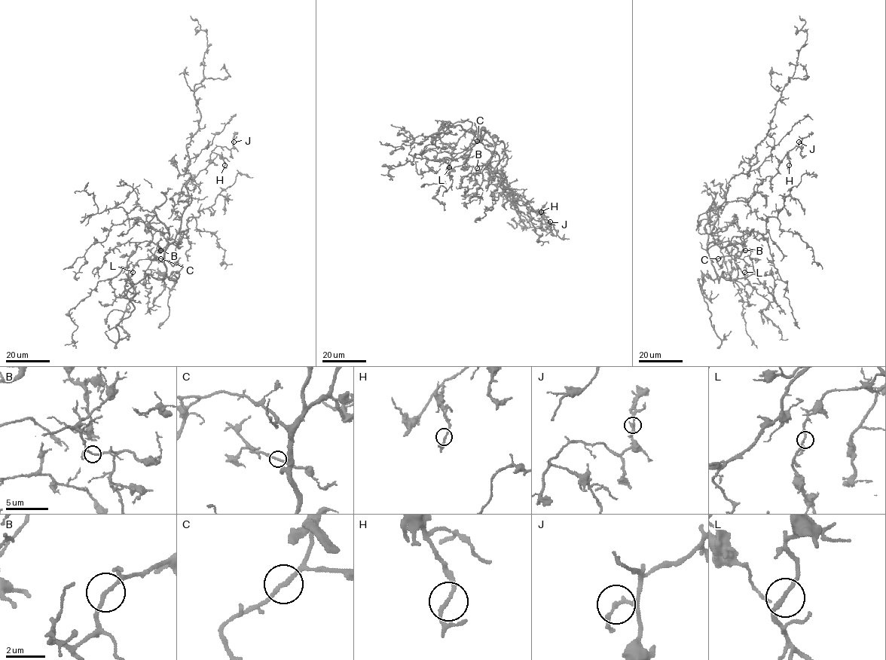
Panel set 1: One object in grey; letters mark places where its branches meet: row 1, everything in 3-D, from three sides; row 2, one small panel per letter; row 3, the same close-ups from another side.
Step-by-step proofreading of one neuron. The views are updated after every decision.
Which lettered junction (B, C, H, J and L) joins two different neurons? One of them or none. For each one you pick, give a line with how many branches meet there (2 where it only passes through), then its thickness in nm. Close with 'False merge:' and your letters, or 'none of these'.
False merge: none of these

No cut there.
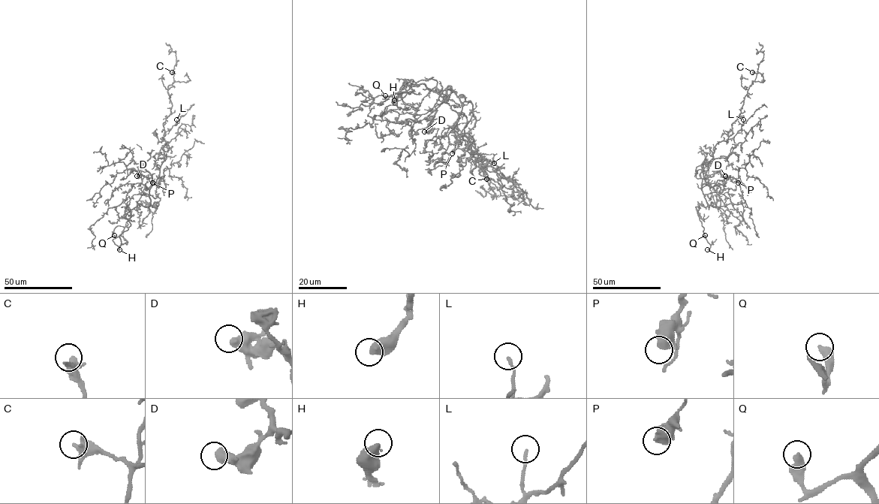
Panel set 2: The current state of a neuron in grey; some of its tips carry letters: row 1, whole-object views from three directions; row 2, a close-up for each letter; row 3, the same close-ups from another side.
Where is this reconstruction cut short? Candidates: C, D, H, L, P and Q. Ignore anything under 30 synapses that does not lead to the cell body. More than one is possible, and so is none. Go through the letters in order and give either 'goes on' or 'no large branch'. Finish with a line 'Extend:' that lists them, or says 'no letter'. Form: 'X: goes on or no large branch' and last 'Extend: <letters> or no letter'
C: no large branch
D: no large branch
H: goes on
L: no large branch
P: no large branch
Q: no large branch
Extend: H

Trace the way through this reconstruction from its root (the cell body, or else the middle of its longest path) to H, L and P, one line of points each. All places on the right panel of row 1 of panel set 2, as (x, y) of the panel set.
H: (710, 161), (702, 187), (707, 206), (701, 203), (697, 212), (710, 245), (707, 249)
L: (710, 161), (715, 145), (732, 138), (741, 128), (743, 119)
P: (710, 161), (704, 176), (708, 185), (712, 187), (717, 179), (728, 177), (733, 182), (738, 182)

